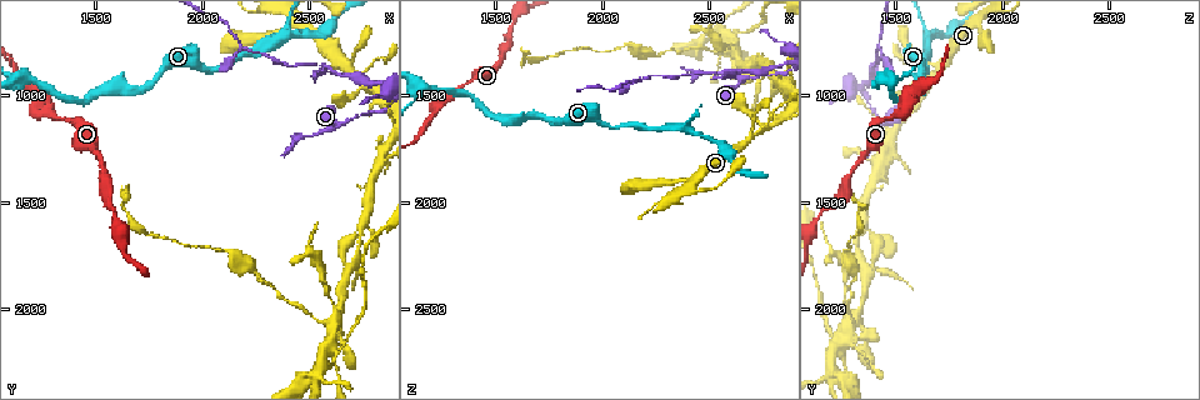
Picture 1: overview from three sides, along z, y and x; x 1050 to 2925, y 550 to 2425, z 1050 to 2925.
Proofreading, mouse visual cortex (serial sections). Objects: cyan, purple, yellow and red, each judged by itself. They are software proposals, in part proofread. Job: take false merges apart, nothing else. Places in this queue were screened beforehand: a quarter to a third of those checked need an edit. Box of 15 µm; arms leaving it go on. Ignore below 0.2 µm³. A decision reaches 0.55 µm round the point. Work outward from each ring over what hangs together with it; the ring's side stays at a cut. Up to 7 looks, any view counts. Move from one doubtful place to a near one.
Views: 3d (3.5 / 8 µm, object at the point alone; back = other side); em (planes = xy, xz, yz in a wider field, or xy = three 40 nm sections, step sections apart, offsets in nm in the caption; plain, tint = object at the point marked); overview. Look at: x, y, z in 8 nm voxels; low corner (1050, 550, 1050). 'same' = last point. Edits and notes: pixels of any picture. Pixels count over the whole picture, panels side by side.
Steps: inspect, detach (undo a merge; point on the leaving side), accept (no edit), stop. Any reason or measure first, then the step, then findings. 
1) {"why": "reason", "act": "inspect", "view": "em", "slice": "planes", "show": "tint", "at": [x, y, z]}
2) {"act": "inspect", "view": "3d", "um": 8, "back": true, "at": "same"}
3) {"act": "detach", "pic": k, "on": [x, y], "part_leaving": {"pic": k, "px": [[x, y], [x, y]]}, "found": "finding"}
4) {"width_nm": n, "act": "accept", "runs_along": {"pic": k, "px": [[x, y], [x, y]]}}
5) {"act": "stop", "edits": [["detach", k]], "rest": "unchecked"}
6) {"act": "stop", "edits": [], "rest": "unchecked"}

{"why": "branch point", "act": "inspect", "view": "em", "slice": "xy", "step": 3, "show": "tint", "at": [2720, 920, 1670]}

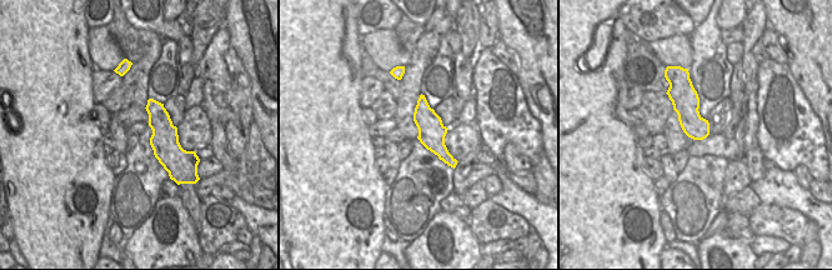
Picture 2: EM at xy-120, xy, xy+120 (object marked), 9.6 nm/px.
{"act": "inspect", "view": "3d", "um": 3.5, "at": "same"}

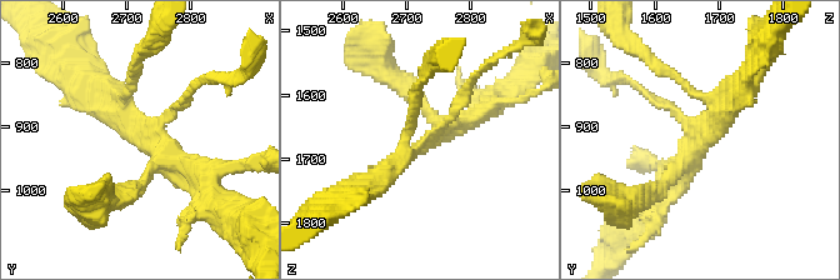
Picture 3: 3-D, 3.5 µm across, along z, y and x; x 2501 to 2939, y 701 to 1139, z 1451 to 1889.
{"width_nm": 260, "act": "accept", "runs_along": {"pic": 3, "px": [[101, 81], [133, 135], [205, 181]]}, "found": "continuous, no second cell"}

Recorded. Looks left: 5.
{"why": "three-way junction", "act": "inspect", "view": "3d", "um": 3.5, "at": [2370, 730, 1660]}

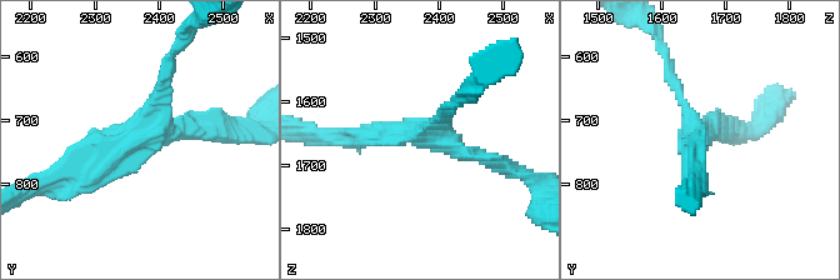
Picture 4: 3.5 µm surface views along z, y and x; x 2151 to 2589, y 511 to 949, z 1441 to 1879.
{"why": "now the EM", "act": "inspect", "view": "em", "slice": "xy", "step": 1, "show": "tint", "at": [2380, 720, 1650]}

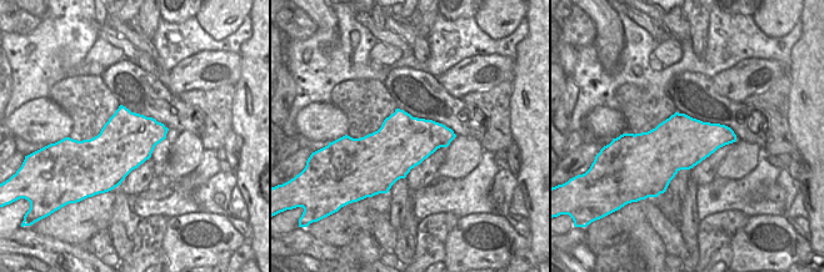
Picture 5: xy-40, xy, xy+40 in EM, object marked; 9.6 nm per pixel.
{"act": "accept", "found": "continuous, no second cell"}

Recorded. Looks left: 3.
{"why": "thin neck", "act": "inspect", "view": "3d", "um": 3.5, "at": [2180, 770, 1420]}

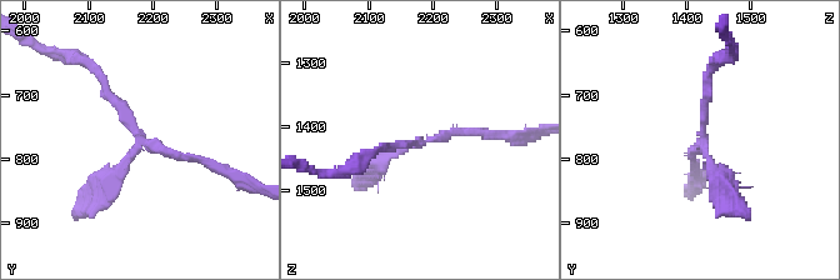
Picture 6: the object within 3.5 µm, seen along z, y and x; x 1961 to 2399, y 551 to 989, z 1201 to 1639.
{"act": "inspect", "view": "em", "slice": "planes", "show": "tint", "at": [2185, 770, 1425]}

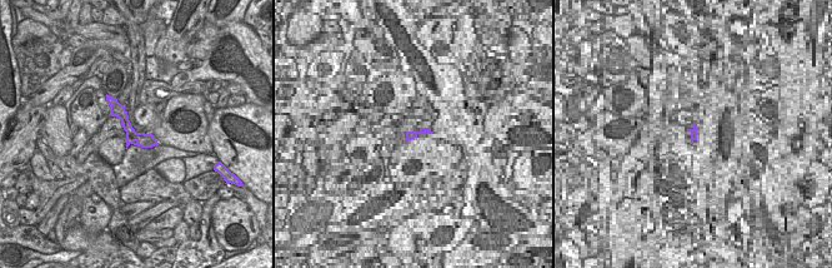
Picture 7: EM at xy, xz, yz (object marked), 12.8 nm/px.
{"act": "accept", "runs_along": {"pic": 7, "px": [[113, 102], [128, 128], [151, 143]]}, "found": "all the same cell"}

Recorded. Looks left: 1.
{"act": "stop", "edits": [], "rest": "unchecked"}

